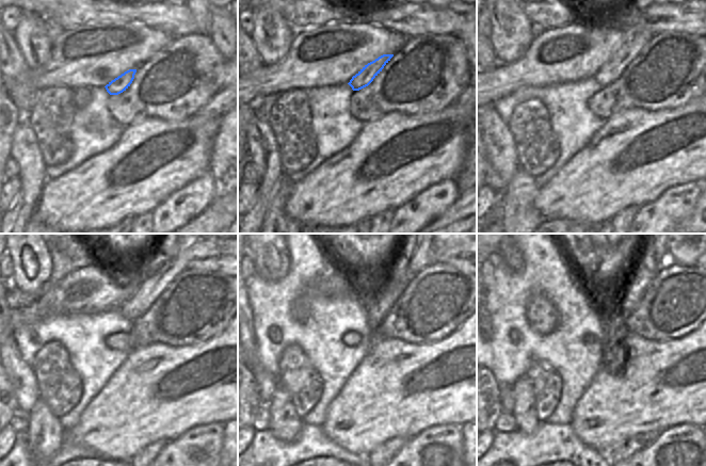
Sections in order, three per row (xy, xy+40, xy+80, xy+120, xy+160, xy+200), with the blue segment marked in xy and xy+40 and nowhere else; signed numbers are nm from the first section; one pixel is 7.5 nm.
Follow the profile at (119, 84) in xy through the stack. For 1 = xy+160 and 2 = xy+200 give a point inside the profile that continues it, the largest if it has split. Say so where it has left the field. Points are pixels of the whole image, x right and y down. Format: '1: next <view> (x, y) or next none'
1: next xy+160 (378, 307)
2: next xy+200 (659, 255)

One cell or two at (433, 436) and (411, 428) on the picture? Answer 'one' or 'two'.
two

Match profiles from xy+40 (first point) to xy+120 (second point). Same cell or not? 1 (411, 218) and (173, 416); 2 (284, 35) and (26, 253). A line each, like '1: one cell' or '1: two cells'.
1: two cells
2: one cell

